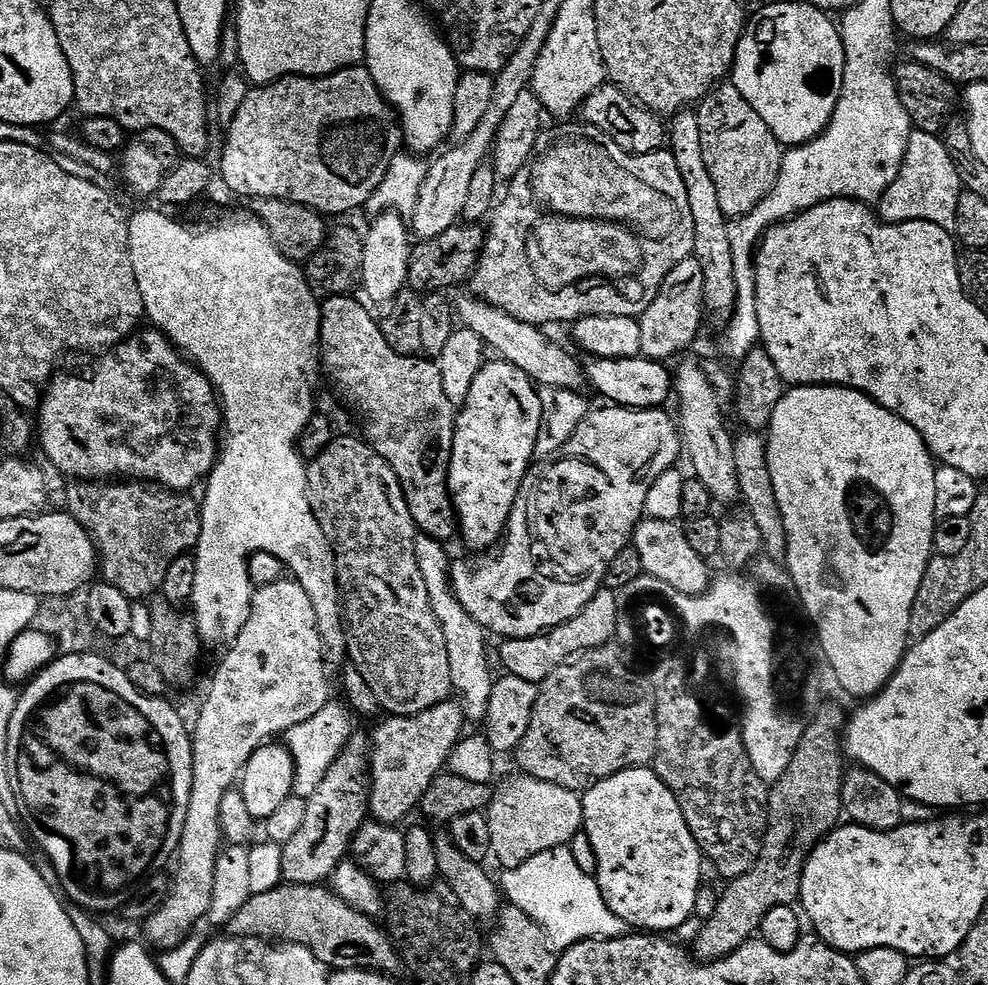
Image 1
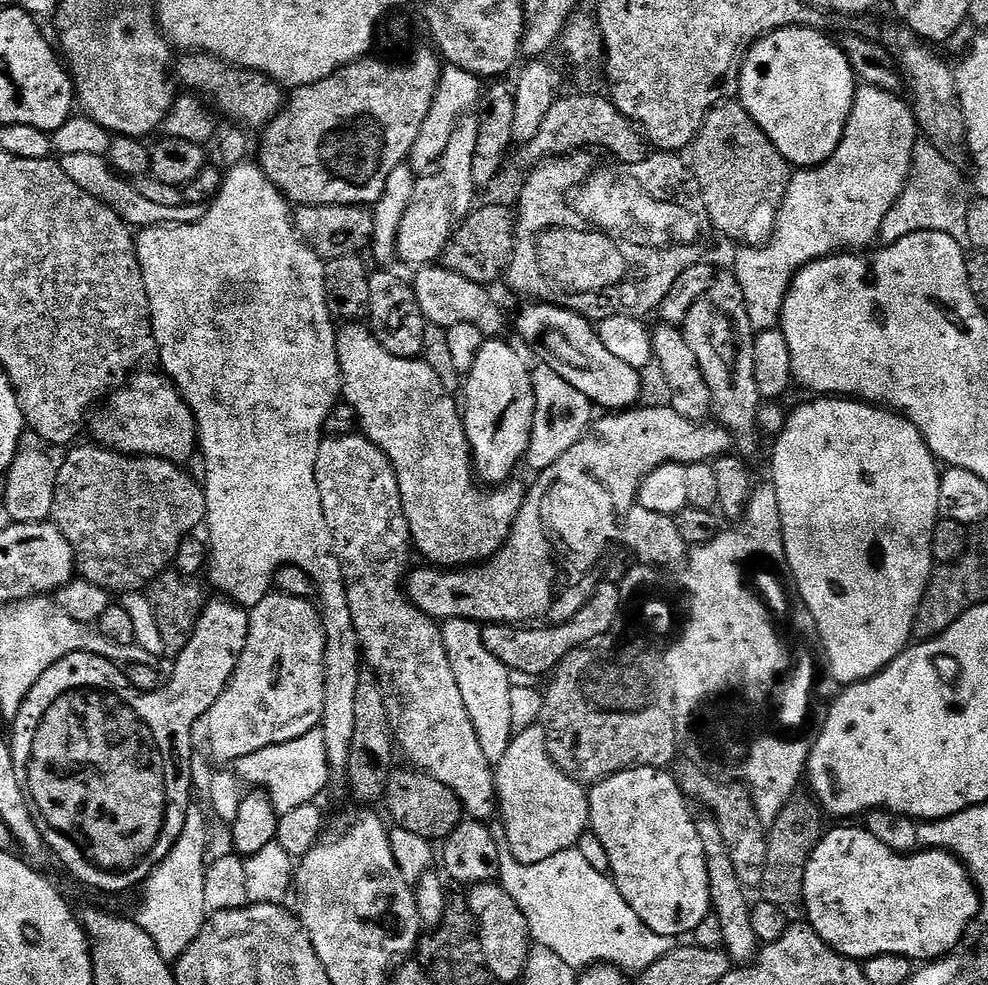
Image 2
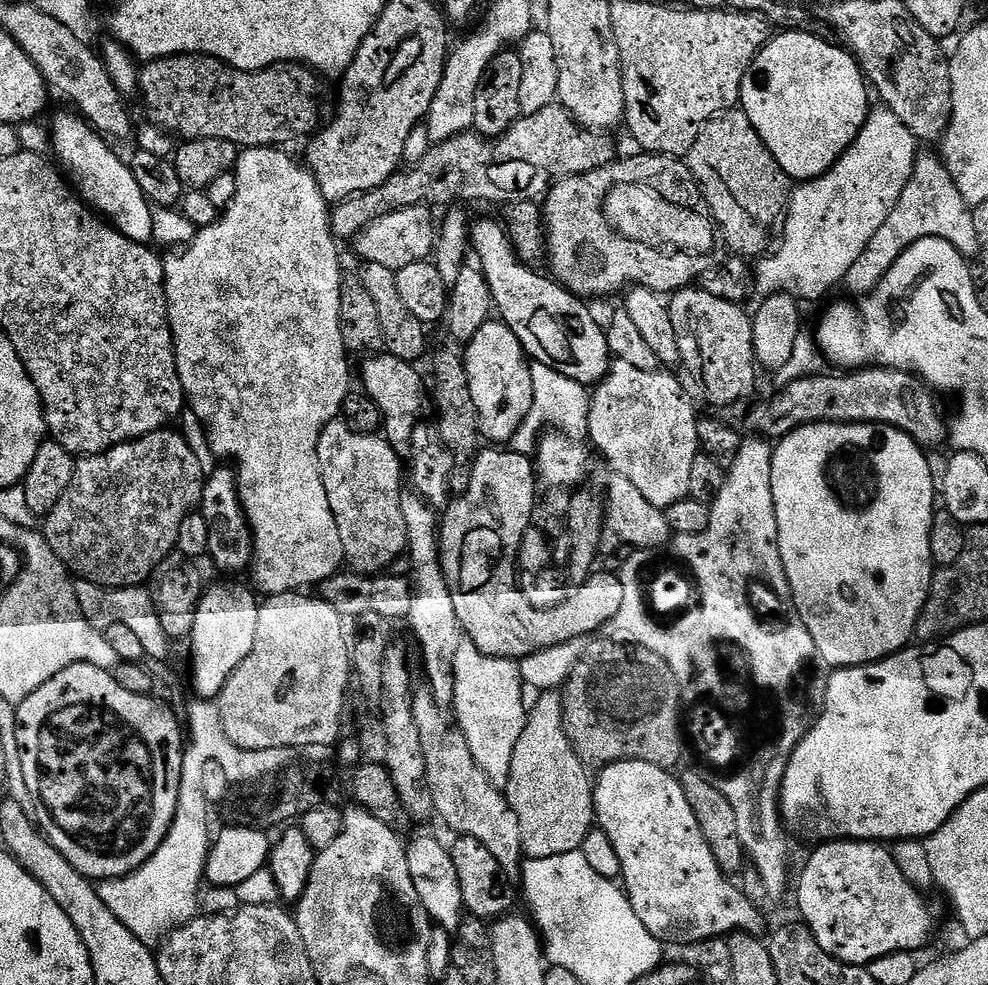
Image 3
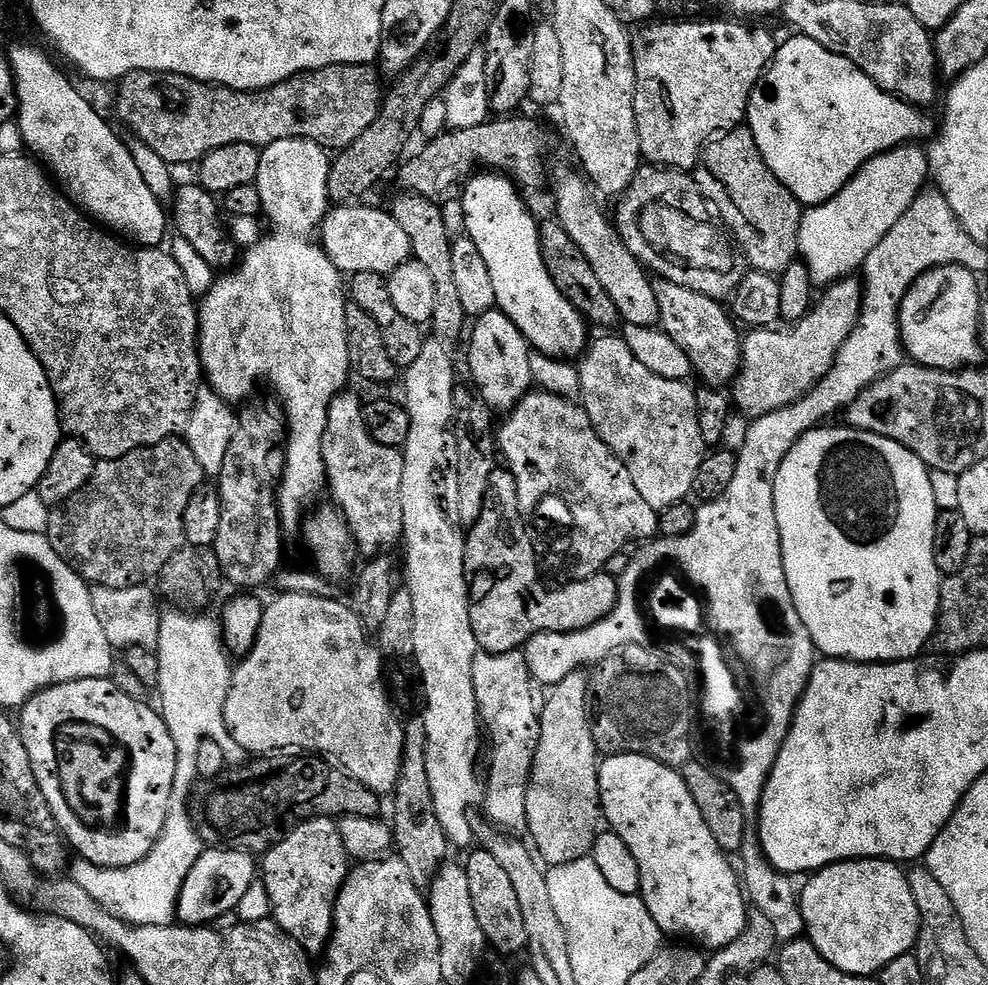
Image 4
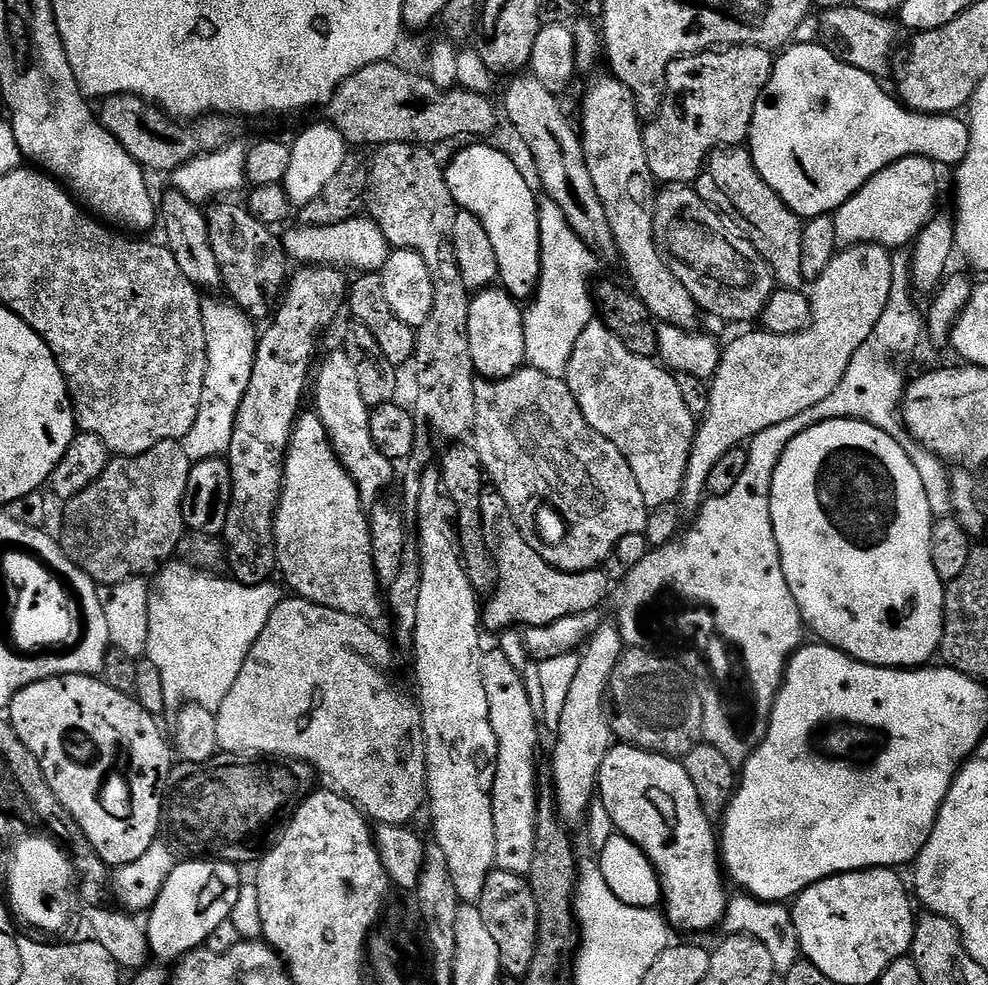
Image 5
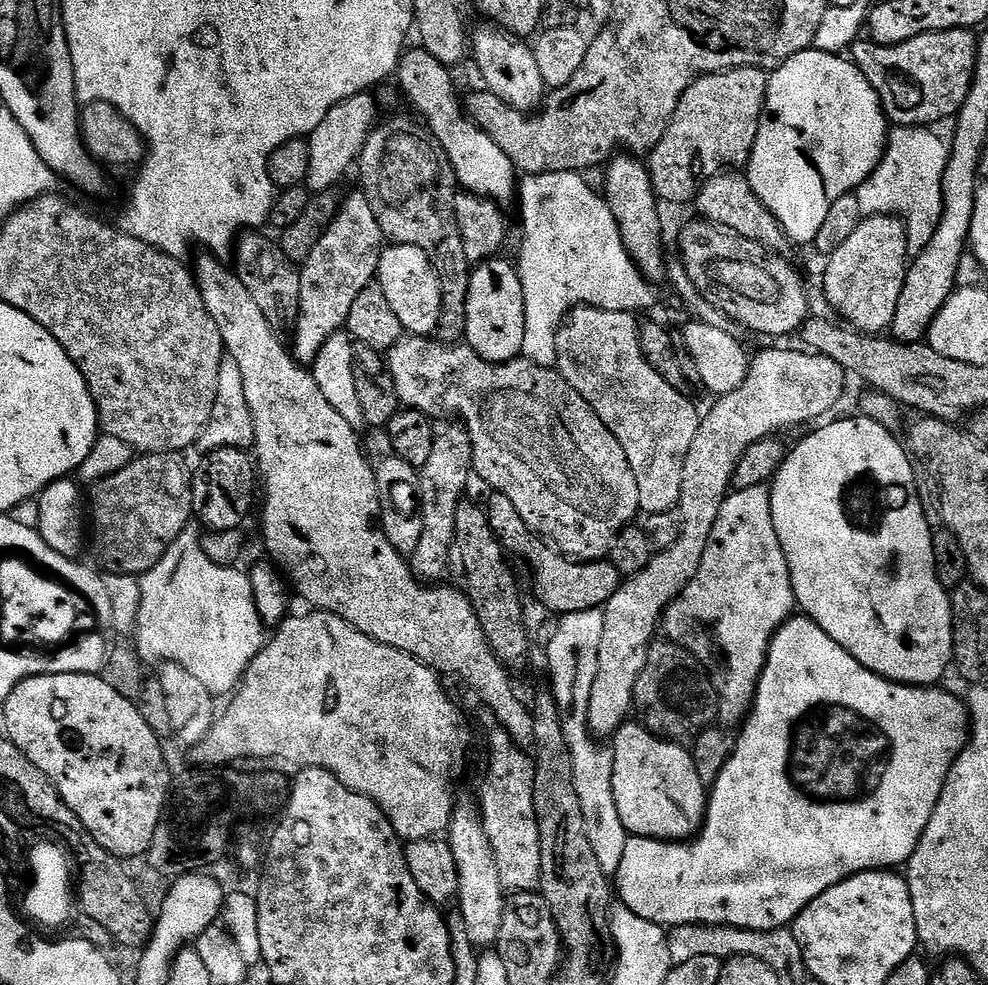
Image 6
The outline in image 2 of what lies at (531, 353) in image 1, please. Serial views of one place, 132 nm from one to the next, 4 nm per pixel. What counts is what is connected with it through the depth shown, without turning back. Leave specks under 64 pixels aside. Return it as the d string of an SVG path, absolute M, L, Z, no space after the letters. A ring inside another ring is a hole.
M424 266L414 279L418 306L429 324L449 329L460 323L473 324L486 338L496 338L504 328L504 312L492 301L492 296L483 284L470 282L470 278L462 278L462 274L452 272L443 266Z

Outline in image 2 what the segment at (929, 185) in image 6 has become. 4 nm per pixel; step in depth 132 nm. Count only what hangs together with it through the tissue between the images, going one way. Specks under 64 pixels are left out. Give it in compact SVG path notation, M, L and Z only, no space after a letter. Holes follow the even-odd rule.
M869 84L857 87L852 113L836 153L826 163L812 168L812 176L796 176L796 184L788 181L792 196L784 196L784 204L779 211L784 216L784 232L774 232L763 246L744 246L739 249L741 252L736 256L734 280L744 295L744 309L752 323L753 333L771 332L779 325L784 295L800 269L824 256L867 249L864 247L879 237L886 214L890 214L890 210L896 205L896 199L902 194L904 183L908 181L908 171L912 168L912 151L918 139L913 109L907 103L904 105L900 98L899 95ZM800 196L812 196L812 200L804 204Z

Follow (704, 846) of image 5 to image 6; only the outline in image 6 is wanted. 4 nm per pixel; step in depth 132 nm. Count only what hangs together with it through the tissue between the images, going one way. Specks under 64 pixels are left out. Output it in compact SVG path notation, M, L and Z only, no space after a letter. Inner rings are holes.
M625 722L610 740L614 758L614 802L629 836L684 842L704 826L709 793L698 778L694 758L685 745L657 736L639 722Z

